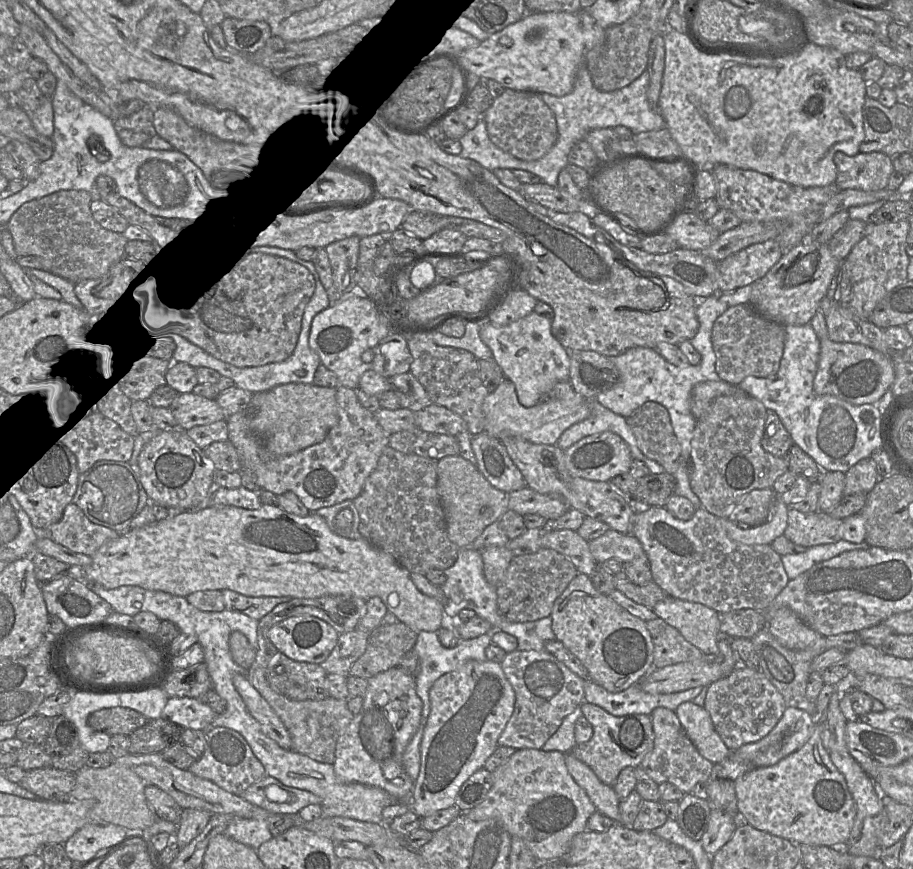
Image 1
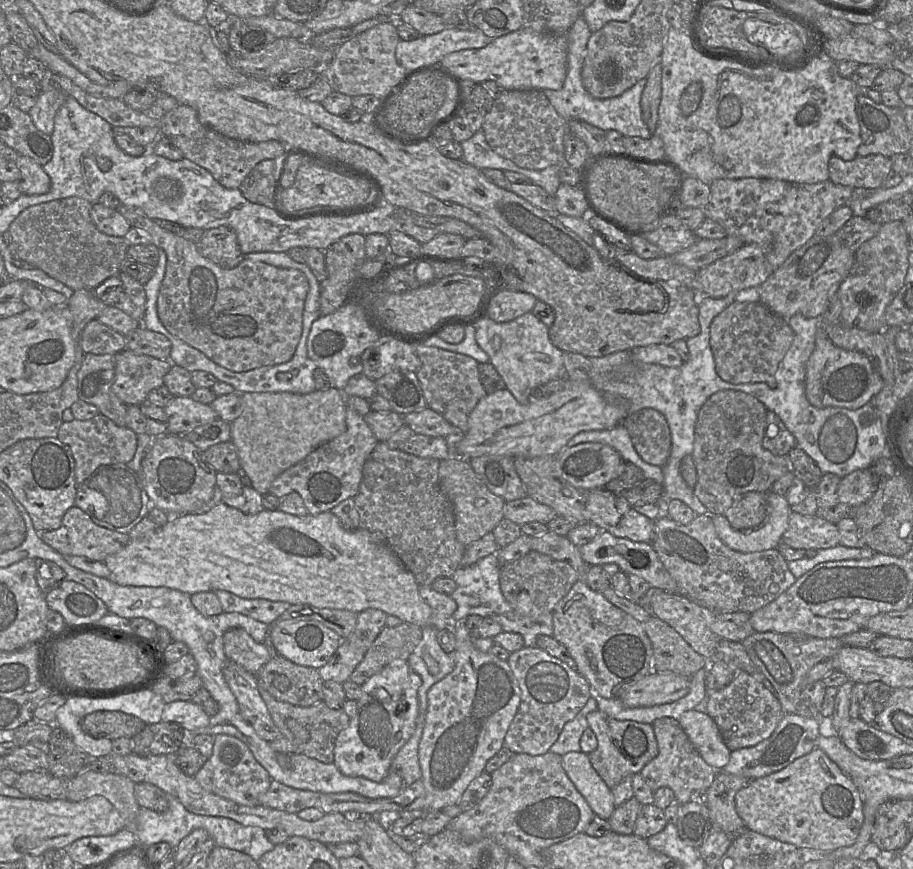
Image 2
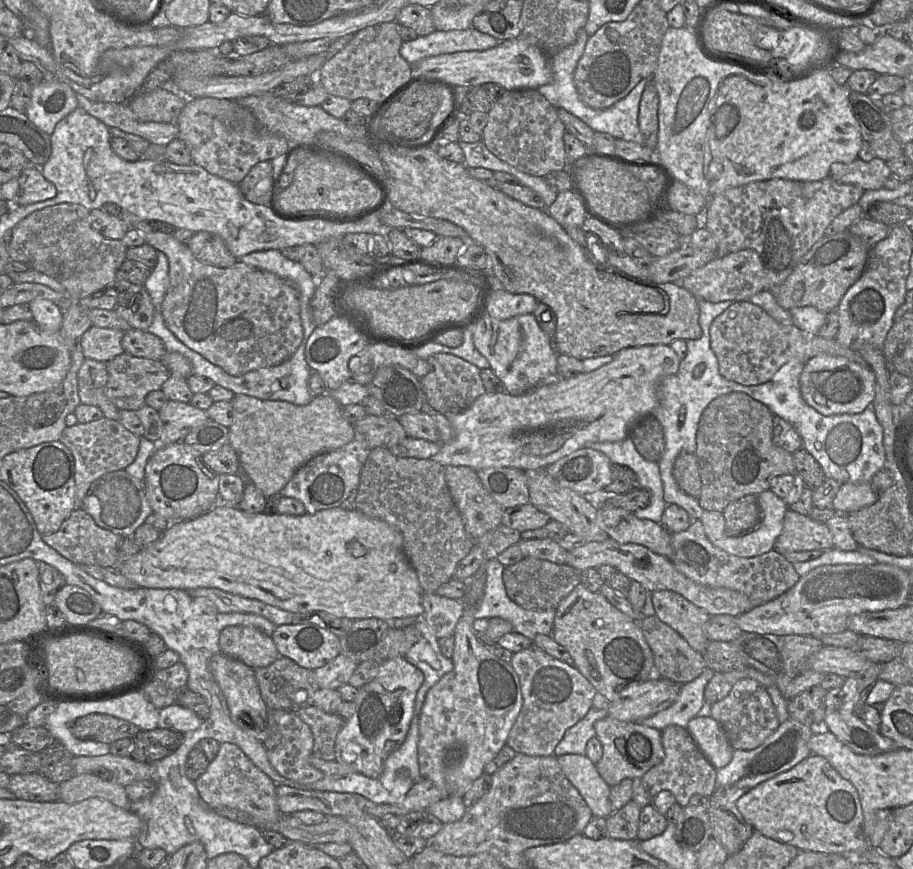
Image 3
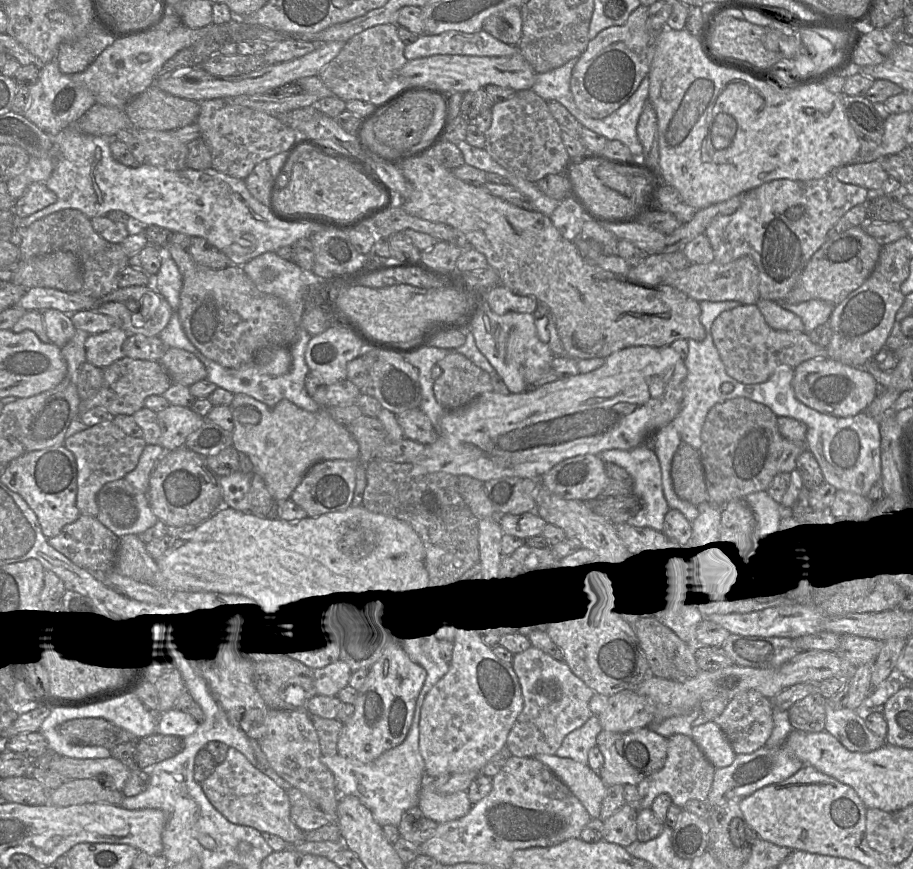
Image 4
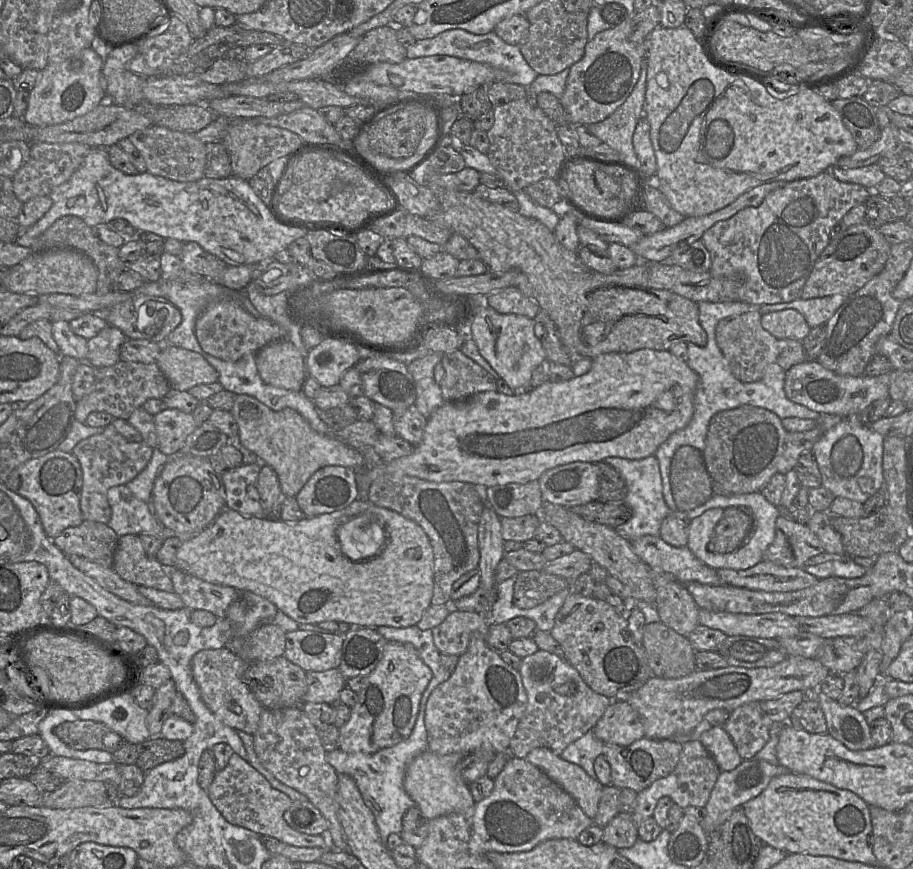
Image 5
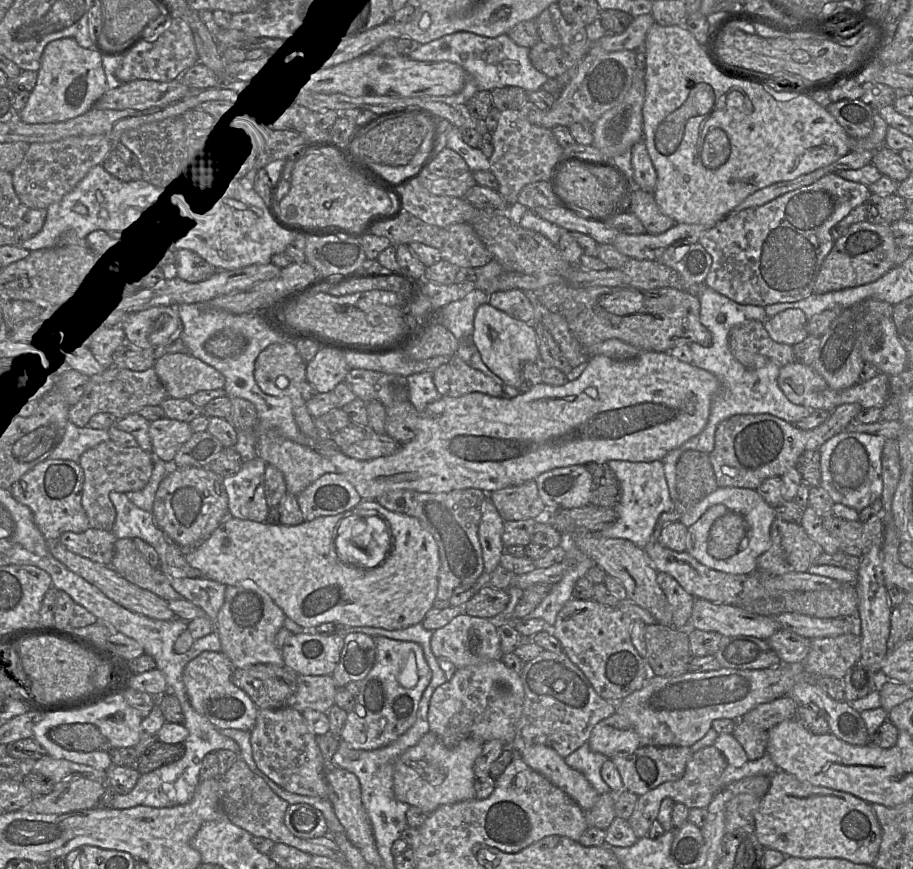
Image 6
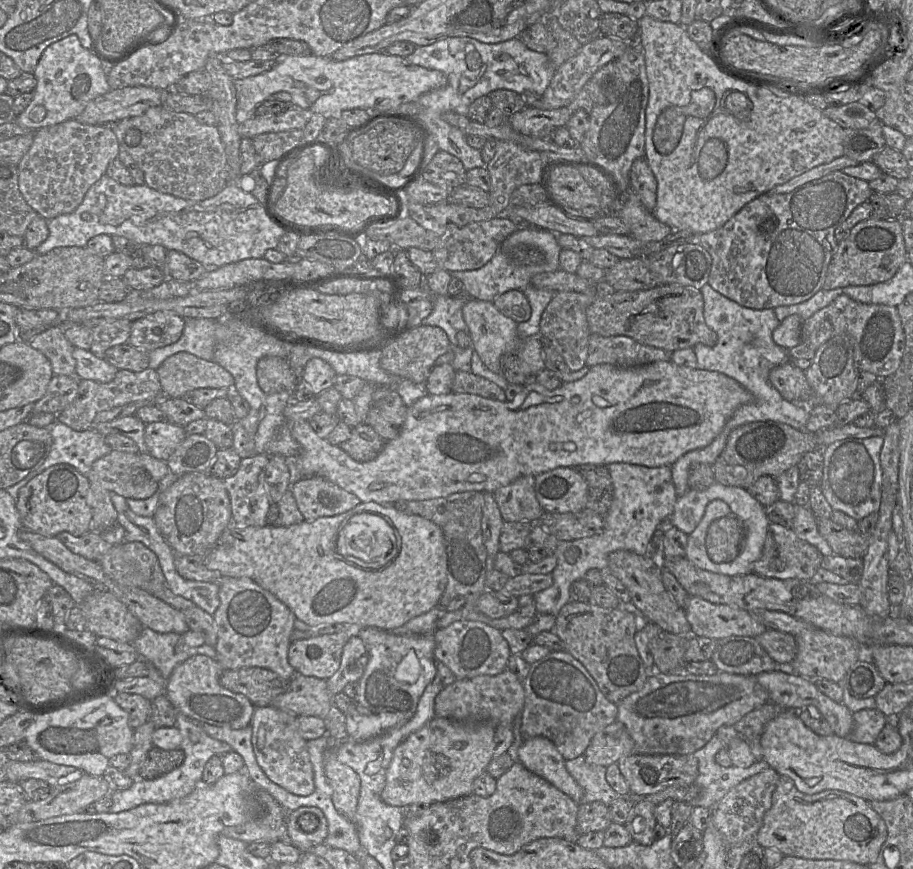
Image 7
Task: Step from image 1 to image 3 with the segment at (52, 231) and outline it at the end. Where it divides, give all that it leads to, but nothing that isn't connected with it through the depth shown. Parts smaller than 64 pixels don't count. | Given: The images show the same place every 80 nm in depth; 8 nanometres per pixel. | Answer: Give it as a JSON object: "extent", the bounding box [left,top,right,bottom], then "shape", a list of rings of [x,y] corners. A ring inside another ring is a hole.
{"extent":[8,203,127,301],"shape":[[[61,203],[37,210],[17,223],[11,233],[8,244],[10,260],[25,263],[30,269],[58,279],[71,300],[79,301],[112,284],[118,269],[127,259],[127,247],[123,241],[106,238],[96,231],[90,224],[90,210],[80,204]]]}

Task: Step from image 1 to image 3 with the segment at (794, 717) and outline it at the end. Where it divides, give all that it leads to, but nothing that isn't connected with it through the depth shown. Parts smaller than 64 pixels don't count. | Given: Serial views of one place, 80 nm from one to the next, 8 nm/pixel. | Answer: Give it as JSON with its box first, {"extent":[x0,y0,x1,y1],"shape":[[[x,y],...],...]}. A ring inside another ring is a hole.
{"extent":[715,718,813,790],"shape":[[[791,718],[787,719],[755,749],[734,750],[729,764],[716,770],[715,789],[737,787],[750,790],[758,784],[790,770],[812,754],[808,741],[813,734],[809,726]]]}

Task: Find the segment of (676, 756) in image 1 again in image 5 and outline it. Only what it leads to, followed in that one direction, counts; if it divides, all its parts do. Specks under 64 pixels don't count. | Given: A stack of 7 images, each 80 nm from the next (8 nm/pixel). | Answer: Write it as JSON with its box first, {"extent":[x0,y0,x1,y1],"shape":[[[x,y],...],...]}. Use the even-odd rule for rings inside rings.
{"extent":[632,741,720,826],"shape":[[[700,741],[683,743],[679,761],[673,772],[638,792],[637,805],[632,814],[636,826],[647,818],[653,817],[657,802],[662,797],[671,798],[673,803],[682,809],[688,806],[705,807],[720,772],[716,761]]]}

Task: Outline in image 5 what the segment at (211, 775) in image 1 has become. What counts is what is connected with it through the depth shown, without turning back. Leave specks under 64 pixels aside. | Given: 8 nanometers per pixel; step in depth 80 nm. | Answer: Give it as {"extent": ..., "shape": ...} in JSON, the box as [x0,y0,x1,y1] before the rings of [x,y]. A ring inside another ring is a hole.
{"extent":[207,752,334,852],"shape":[[[235,752],[230,757],[227,766],[216,773],[207,789],[207,794],[223,817],[233,825],[251,830],[259,836],[276,838],[291,846],[316,847],[327,852],[334,849],[330,839],[328,839],[327,830],[321,835],[311,836],[290,828],[285,822],[283,814],[290,807],[292,801],[287,795],[274,789],[265,777]]]}

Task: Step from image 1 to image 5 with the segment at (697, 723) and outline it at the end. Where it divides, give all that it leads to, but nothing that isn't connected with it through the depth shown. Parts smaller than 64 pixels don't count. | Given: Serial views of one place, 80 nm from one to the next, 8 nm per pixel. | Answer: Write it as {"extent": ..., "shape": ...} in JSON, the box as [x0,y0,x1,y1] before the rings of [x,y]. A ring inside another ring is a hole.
{"extent":[700,726,742,771],"shape":[[[712,726],[702,733],[700,742],[714,758],[721,771],[731,771],[742,762],[733,741],[722,727]]]}

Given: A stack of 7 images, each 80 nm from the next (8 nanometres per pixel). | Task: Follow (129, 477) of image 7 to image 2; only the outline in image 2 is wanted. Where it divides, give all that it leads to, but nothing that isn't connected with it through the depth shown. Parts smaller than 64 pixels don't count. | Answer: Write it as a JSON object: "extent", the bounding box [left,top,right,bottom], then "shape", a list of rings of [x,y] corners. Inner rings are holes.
{"extent":[57,413,137,485],"shape":[[[100,413],[90,420],[74,419],[64,422],[57,438],[71,449],[78,485],[82,484],[100,466],[129,463],[134,458],[137,449],[137,434],[134,431],[128,427],[117,426]]]}

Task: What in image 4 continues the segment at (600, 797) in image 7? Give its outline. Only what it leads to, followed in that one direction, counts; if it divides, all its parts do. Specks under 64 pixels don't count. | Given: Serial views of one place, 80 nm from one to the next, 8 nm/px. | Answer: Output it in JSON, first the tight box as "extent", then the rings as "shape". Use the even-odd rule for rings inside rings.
{"extent":[556,715,601,765],"shape":[[[592,715],[581,727],[565,737],[556,755],[588,765],[588,753],[597,745],[597,736],[601,730],[599,716]]]}

